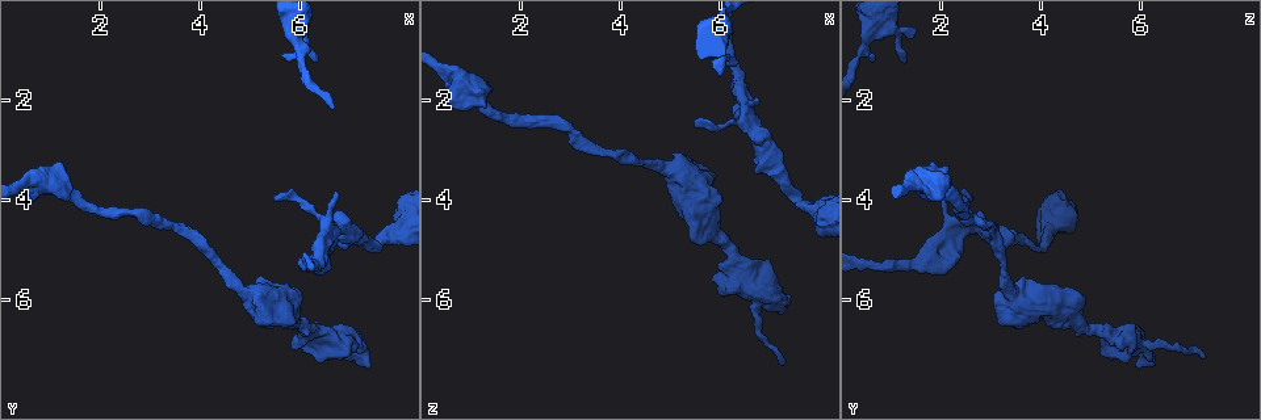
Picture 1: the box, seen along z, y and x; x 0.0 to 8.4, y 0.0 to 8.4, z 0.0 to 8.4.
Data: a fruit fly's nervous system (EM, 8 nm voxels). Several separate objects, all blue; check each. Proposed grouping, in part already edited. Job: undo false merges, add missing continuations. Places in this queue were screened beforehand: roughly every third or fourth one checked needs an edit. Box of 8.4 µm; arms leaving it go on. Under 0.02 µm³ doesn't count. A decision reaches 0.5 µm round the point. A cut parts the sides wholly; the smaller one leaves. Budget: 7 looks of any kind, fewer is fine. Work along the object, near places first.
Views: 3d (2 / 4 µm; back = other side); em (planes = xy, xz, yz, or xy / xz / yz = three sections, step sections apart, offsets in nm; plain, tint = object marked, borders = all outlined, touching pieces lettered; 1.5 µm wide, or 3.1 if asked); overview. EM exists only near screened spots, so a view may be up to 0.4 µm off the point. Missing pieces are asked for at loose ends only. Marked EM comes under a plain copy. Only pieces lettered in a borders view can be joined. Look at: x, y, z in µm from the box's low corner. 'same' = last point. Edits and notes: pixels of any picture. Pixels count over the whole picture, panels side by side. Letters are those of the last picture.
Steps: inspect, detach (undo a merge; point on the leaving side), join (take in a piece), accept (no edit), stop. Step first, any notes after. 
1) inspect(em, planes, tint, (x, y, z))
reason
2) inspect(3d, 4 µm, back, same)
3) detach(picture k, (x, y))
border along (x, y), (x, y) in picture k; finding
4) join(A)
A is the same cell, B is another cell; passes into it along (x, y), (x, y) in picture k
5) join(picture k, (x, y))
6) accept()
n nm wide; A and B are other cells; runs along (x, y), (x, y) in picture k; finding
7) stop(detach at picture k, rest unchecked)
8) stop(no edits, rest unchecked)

inspect(em, planes, borders, (5.55, 3.85, 2.40))
tapers out

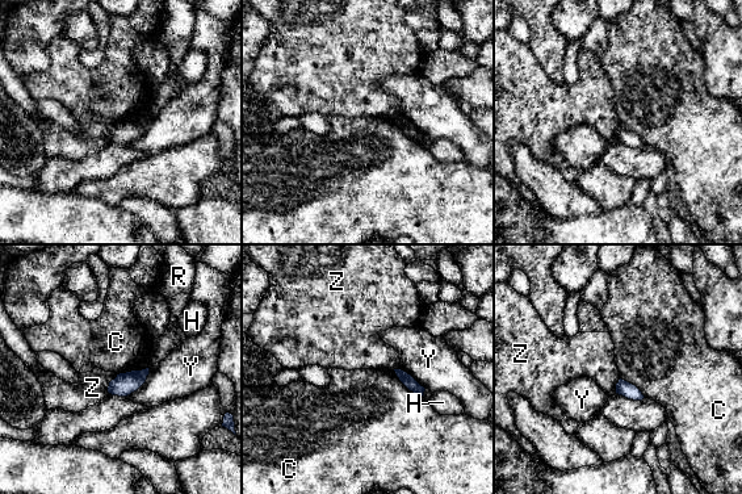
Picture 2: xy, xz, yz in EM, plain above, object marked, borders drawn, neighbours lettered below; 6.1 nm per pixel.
accept()
C touches over 260 nm; C, H, R, Y and Z are other cells; border along (393, 371), (410, 390), (423, 397) in picture 2; none of them fits

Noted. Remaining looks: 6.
inspect(em, planes, borders, (7.40, 5.00, 3.90))
calibre changes

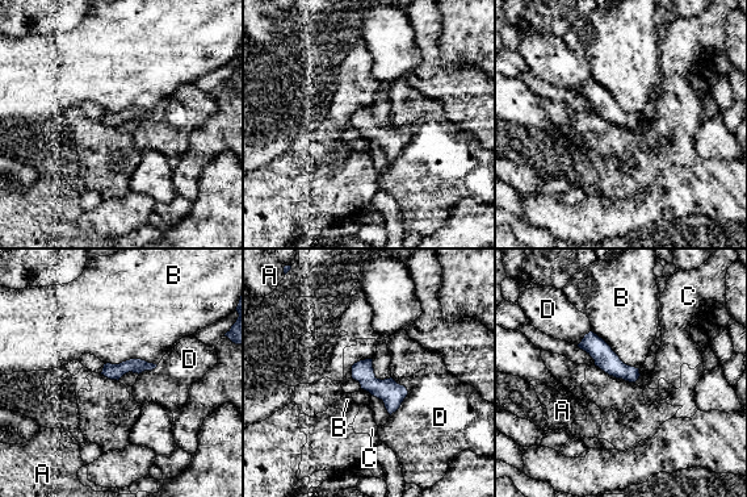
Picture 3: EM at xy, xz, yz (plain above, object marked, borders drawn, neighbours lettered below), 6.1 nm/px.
accept()
100 nm wide; A, B, C and D are other cells; border along (156, 363), (126, 359), (105, 364) in picture 3; continuous, no second cell

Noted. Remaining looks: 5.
inspect(em, planes, tint, (7.40, 7.40, 5.95))
branch stops here

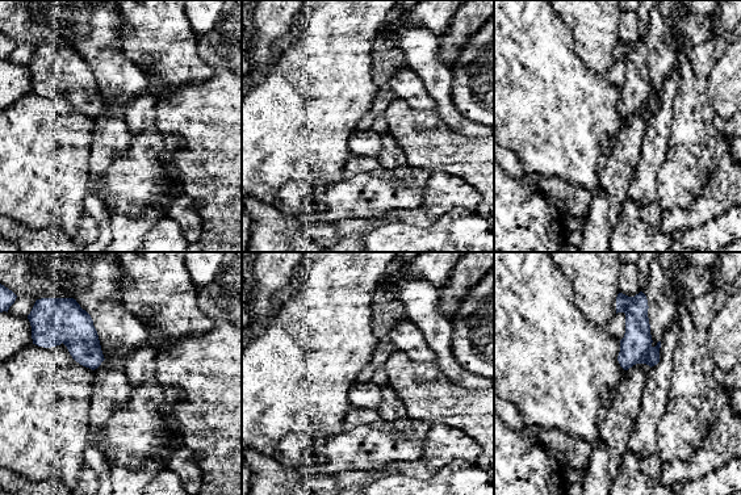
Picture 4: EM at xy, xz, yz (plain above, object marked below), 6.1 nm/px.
inspect(em, planes, borders, same)

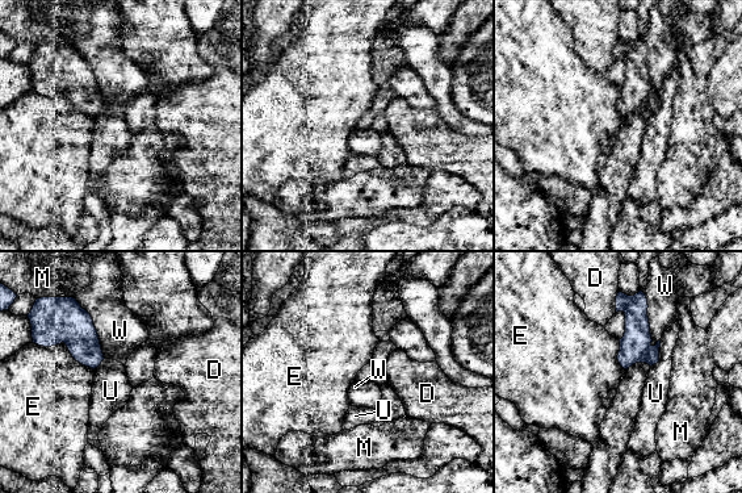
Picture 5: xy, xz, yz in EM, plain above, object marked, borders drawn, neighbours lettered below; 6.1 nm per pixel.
accept()
D, E, M, U and W are other cells; border along (645, 295), (649, 333), (654, 346) in picture 5; no lettered piece goes on from it

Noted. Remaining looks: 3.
stop(no edits, rest unchecked)

